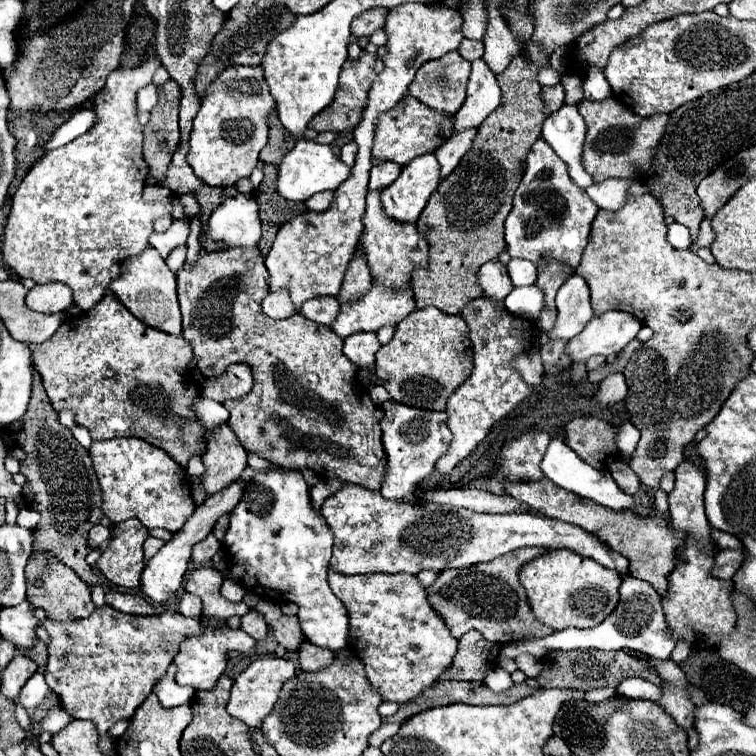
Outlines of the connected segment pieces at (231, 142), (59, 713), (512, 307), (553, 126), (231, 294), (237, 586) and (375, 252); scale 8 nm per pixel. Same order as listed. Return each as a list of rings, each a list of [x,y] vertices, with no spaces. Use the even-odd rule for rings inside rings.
[[[226,67],[204,91],[202,105],[198,115],[194,117],[194,129],[190,133],[190,153],[188,163],[194,173],[212,187],[230,187],[242,177],[250,177],[254,167],[258,165],[258,153],[268,141],[268,115],[276,109],[276,101],[272,99],[262,67]]]
[[[56,703],[56,705],[52,707],[50,715],[44,719],[44,723],[42,723],[42,727],[40,727],[40,733],[42,733],[42,731],[50,731],[50,733],[54,735],[54,733],[60,731],[62,727],[66,727],[66,723],[70,723],[70,721],[72,721],[72,717],[62,709],[60,703]]]
[[[536,285],[516,287],[504,299],[504,305],[510,313],[524,317],[528,321],[536,321],[540,317],[540,309],[544,307],[544,295],[542,289],[538,289]]]
[[[560,107],[552,113],[542,127],[542,137],[556,151],[556,155],[566,161],[568,173],[576,185],[586,189],[592,185],[592,177],[582,167],[582,145],[586,135],[586,123],[576,107]]]
[[[258,247],[254,249],[222,249],[222,251],[202,251],[198,261],[184,267],[176,273],[176,289],[178,301],[182,309],[182,337],[192,345],[194,357],[198,361],[198,369],[204,377],[220,375],[230,363],[248,363],[254,373],[254,387],[242,399],[226,401],[226,409],[230,411],[228,425],[240,439],[242,447],[248,453],[256,453],[262,459],[268,459],[276,467],[282,469],[302,469],[308,467],[316,471],[320,479],[342,479],[348,483],[362,485],[366,489],[380,489],[382,477],[386,471],[386,455],[382,447],[382,409],[370,399],[370,395],[356,387],[356,367],[342,353],[342,339],[336,337],[334,331],[326,331],[326,335],[314,343],[314,321],[304,319],[304,339],[302,339],[302,321],[300,321],[300,341],[298,343],[274,343],[274,325],[282,325],[280,321],[272,321],[262,313],[262,299],[268,295],[268,271],[264,265],[264,257]]]
[[[226,579],[226,581],[222,583],[222,595],[224,595],[228,601],[234,601],[234,603],[238,603],[238,601],[242,601],[244,593],[246,593],[246,589],[242,587],[242,583],[240,583],[240,581]]]
[[[380,191],[368,193],[368,205],[362,221],[364,221],[364,233],[360,237],[358,247],[366,257],[374,281],[382,283],[388,289],[402,289],[406,283],[410,283],[410,273],[416,267],[428,265],[428,241],[418,231],[416,223],[400,223],[384,213],[380,203]]]

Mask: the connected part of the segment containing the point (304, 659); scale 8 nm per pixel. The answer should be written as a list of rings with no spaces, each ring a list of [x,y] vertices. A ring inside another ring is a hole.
[[[308,641],[302,643],[300,653],[298,653],[298,661],[304,671],[320,671],[320,669],[328,667],[334,661],[334,657],[336,657],[334,651],[330,651],[326,647],[318,647],[318,651],[316,651],[316,647]]]

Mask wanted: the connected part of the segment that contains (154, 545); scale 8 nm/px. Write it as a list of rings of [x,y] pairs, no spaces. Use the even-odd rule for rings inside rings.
[[[148,537],[146,539],[146,543],[144,543],[144,557],[146,559],[152,559],[156,553],[158,553],[158,549],[164,545],[164,541],[162,539],[156,539],[156,537]]]

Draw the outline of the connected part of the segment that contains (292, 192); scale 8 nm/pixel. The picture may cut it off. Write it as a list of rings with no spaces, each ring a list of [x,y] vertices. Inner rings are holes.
[[[298,141],[296,147],[278,165],[278,193],[290,201],[306,201],[320,191],[334,191],[346,181],[350,167],[344,165],[330,149],[330,145],[320,145],[316,141]]]

